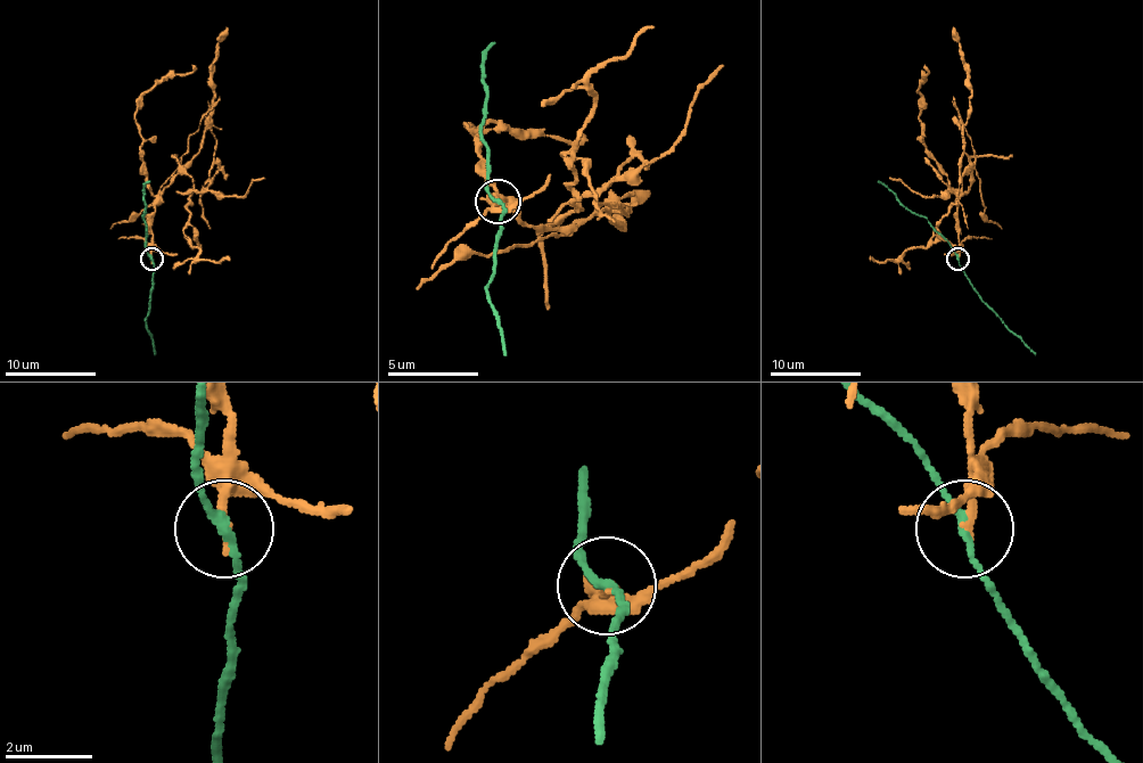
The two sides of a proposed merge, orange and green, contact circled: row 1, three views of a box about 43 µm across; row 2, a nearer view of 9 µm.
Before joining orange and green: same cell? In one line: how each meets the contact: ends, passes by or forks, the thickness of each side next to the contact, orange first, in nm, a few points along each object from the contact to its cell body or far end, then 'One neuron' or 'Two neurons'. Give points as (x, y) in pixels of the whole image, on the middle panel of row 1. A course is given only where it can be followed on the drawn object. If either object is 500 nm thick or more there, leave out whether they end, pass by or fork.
At the ring orange ends. At the ring green passes by. Thickness 220 nm (orange) against 190 nm. Course of orange: (496, 202), (528, 224), (582, 211), (565, 153), (591, 103), (586, 80), (655, 26). Course of green: (496, 202), (501, 229), (487, 284), (506, 355). Two neurons

